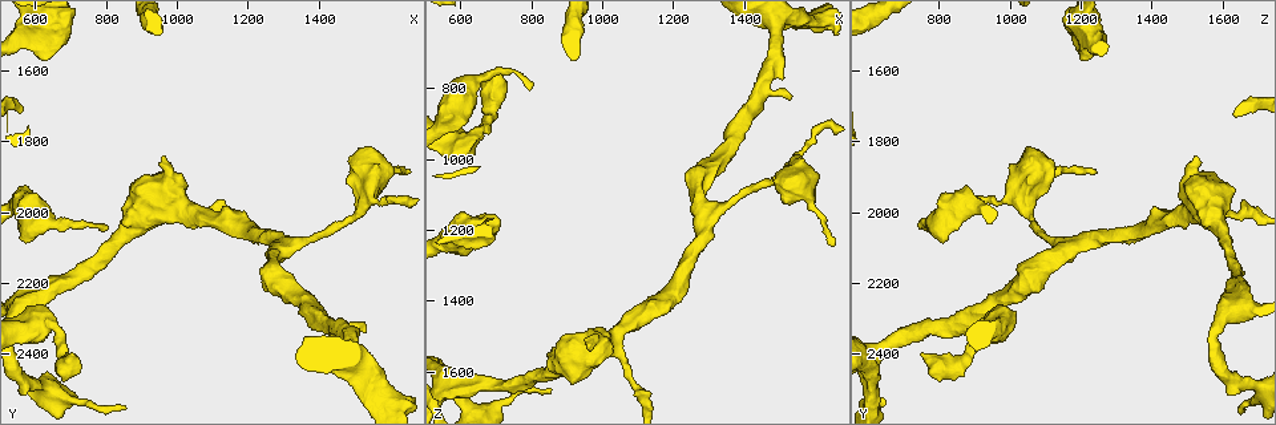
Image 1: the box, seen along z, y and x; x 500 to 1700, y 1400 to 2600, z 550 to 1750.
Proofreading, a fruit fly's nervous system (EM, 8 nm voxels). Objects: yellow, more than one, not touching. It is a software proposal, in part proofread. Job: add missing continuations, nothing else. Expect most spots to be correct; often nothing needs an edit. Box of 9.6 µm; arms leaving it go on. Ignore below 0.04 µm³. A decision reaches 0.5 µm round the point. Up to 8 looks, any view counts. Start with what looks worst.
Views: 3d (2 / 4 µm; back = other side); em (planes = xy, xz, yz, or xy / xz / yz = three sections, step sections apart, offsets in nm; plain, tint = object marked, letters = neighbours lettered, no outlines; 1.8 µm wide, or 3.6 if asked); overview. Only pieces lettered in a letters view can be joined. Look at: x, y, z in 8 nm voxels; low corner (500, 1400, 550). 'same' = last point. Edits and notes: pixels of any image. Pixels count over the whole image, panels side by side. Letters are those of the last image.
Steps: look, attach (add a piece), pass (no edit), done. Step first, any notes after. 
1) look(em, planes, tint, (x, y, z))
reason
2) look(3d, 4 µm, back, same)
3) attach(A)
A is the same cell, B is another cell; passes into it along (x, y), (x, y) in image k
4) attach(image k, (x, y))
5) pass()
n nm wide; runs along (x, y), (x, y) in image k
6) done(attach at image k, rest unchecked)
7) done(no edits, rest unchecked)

look(em, planes, letters, (710, 2390, 750))

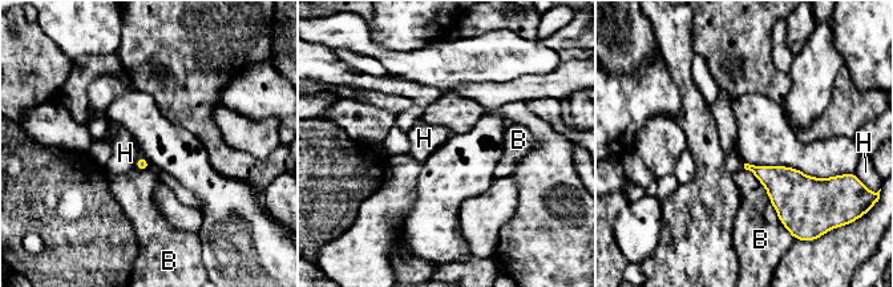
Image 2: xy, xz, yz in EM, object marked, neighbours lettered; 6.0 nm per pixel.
pass()
B and H are other cells; no lettered piece goes on from it

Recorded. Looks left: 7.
look(em, xz, step 16, letters, (580, 2090, 800))
an open end

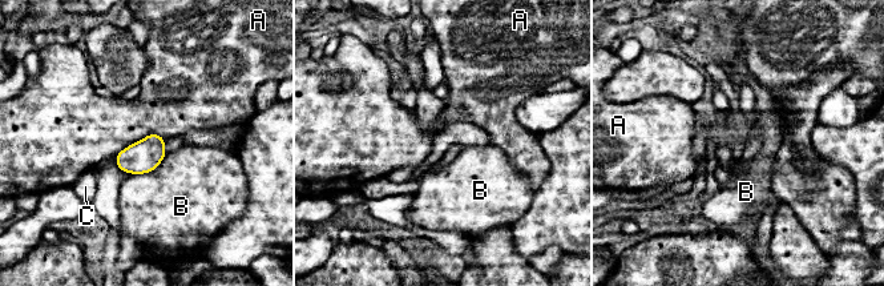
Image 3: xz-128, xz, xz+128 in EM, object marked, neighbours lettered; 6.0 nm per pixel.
look(em, planes, letters, same)

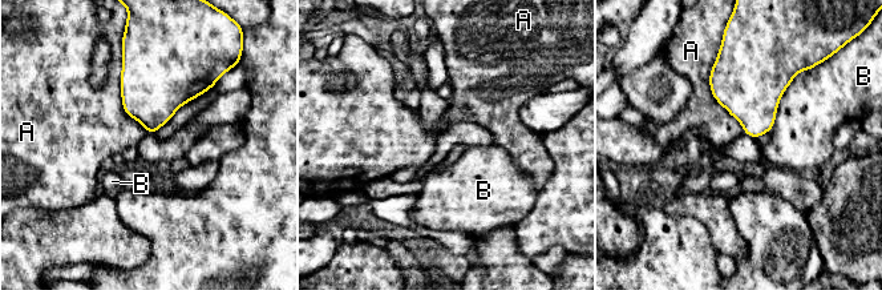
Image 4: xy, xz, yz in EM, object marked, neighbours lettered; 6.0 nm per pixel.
pass()
A touches over 500 nm; A and B are other cells; no lettered piece goes on from it

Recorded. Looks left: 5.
look(3d, 4 µm, (800, 2050, 800))
thin end

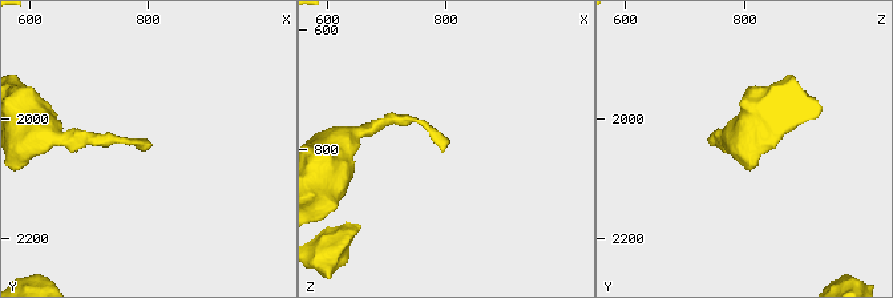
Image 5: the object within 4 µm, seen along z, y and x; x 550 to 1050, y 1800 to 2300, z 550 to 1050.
look(em, planes, letters, (795, 2040, 800))
need the tissue

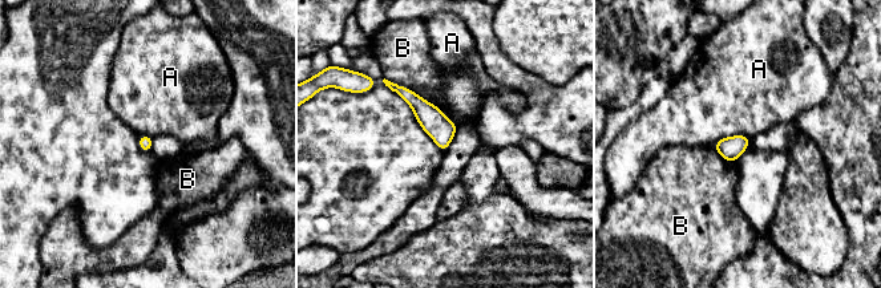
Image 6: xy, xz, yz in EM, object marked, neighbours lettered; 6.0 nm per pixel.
pass()
A and B are other cells; border along (750, 136), (724, 136), (712, 146) in image 6; none of them fits

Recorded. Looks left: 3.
done(no edits, rest unchecked)

